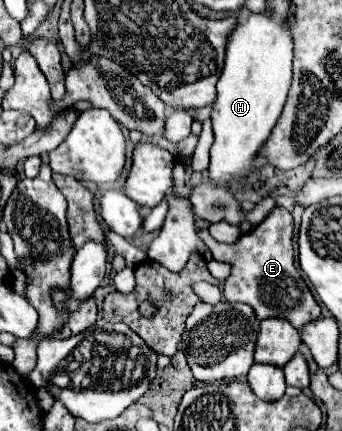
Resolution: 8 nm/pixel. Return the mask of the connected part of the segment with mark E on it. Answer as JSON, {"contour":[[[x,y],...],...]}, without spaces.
{"contour":[[[275,207],[269,215],[247,235],[241,235],[233,244],[220,243],[211,237],[207,229],[197,231],[199,239],[211,251],[213,259],[233,265],[231,275],[223,283],[223,295],[227,301],[239,301],[253,307],[257,319],[279,317],[287,319],[295,329],[301,329],[311,319],[319,319],[321,307],[313,299],[309,287],[301,279],[293,259],[293,217],[287,209]]]}

